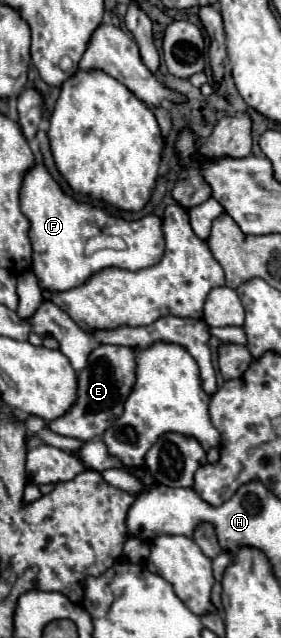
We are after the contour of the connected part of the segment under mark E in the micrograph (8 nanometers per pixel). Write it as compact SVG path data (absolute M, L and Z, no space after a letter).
M99 345L91 351L87 367L79 371L77 375L77 401L73 407L57 417L55 421L49 421L49 429L57 435L75 437L81 441L89 441L93 437L99 437L105 433L105 429L121 415L125 397L131 393L131 387L135 383L135 353L131 347L119 347L119 345Z

